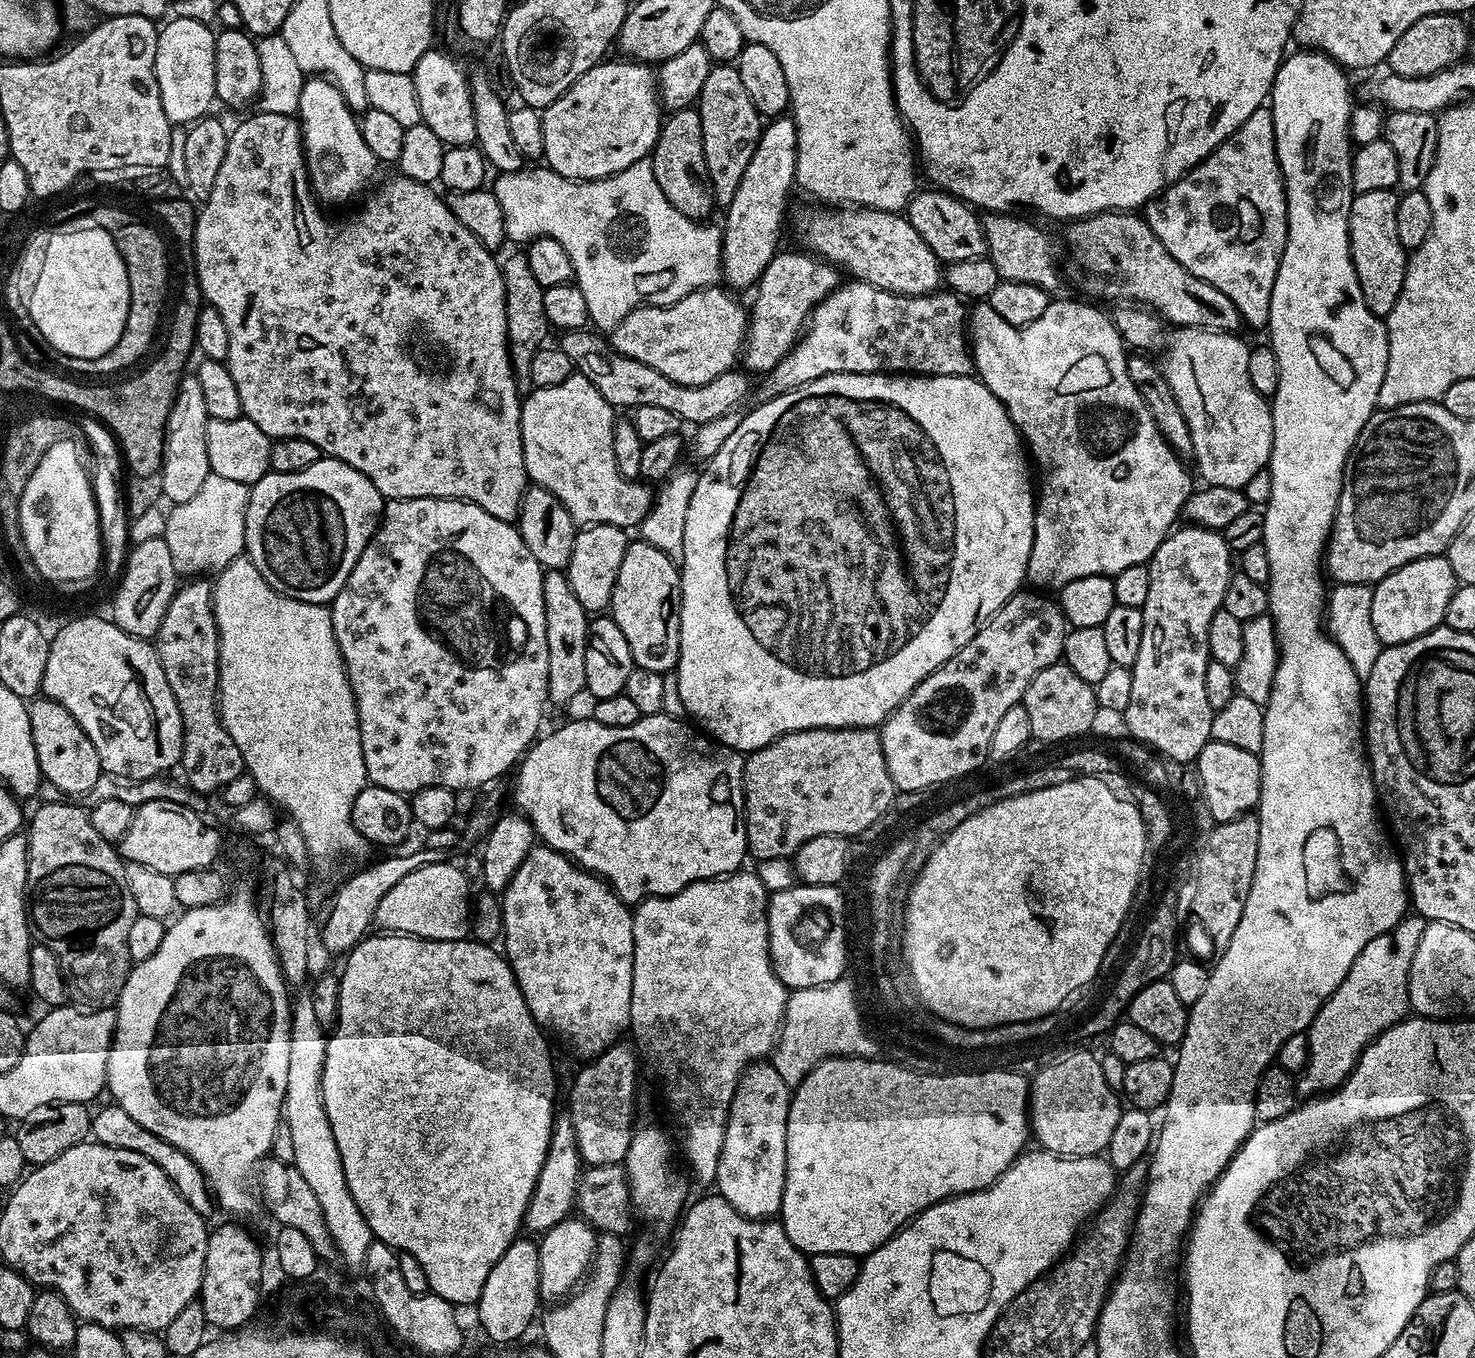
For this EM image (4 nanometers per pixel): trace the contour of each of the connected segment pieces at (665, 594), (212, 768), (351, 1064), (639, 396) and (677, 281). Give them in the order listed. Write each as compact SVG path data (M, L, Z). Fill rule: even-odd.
M641 539L629 543L622 558L622 566L618 566L610 615L618 630L626 634L626 643L630 645L630 654L635 667L665 674L675 669L680 657L680 568L674 562L670 562L670 558L662 554L662 550L650 546Z
M204 578L181 583L172 596L154 637L154 647L166 678L175 685L174 691L180 717L184 723L184 741L179 767L184 768L188 784L196 792L219 793L230 782L245 775L242 750L220 721L218 681L220 679L220 639L212 605L212 584Z
M399 934L369 935L360 941L351 952L347 953L344 972L339 973L340 997L338 998L338 1018L335 1028L331 1029L326 1046L326 1062L322 1066L322 1102L326 1110L326 1118L330 1122L330 1130L334 1130L334 1142L338 1146L338 1154L342 1158L342 1170L346 1174L346 1186L350 1186L350 1194L354 1194L354 1202L358 1202L358 1210L362 1210L362 1218L366 1218L366 1226L370 1226L373 1237L383 1244L388 1244L397 1253L405 1252L418 1258L422 1270L426 1270L428 1287L437 1292L448 1304L475 1305L482 1294L482 1286L486 1286L486 1278L490 1278L490 1270L494 1270L494 1262L506 1254L508 1247L518 1239L522 1232L524 1215L534 1192L534 1182L542 1170L542 1162L548 1153L552 1126L558 1119L556 1113L556 1068L552 1065L552 1052L548 1049L548 1040L543 1036L541 1025L532 1017L531 1010L526 1006L522 990L516 981L516 975L508 965L507 959L499 951L495 952L492 944L481 944L475 938L463 940L421 940L419 936L401 936Z
M583 328L564 332L561 340L558 340L558 346L564 351L566 358L570 358L573 369L586 377L594 390L598 390L598 394L602 394L602 398L606 398L606 402L613 409L631 410L638 406L659 406L670 410L670 414L674 414L685 425L699 426L714 418L722 418L722 414L727 412L737 411L741 407L739 404L748 396L749 377L743 371L723 372L718 374L718 378L702 386L686 386L666 378L666 374L654 370L654 366L646 366L646 362L626 358L626 354L622 354L612 345L611 339L604 337L603 340L599 335L603 336L599 331Z
M651 159L634 162L634 166L626 166L626 170L601 180L562 178L562 174L547 166L501 172L495 178L497 180L491 181L490 189L502 206L507 239L516 246L525 243L524 188L532 188L528 192L528 228L536 236L549 236L554 242L562 242L562 250L570 254L574 283L586 298L588 319L597 329L614 329L635 308L673 304L700 288L713 287L721 279L723 231L717 225L715 228L712 222L691 220L686 214L674 210L658 182L654 182Z

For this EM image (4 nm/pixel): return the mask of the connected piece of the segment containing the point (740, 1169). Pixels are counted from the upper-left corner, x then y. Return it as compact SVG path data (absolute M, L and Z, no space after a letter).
M771 1062L750 1064L740 1076L730 1102L726 1132L718 1158L715 1191L738 1214L752 1220L775 1217L786 1186L786 1122L792 1092Z

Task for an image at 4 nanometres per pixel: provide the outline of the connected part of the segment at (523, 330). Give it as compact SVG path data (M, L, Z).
M523 251L503 261L500 269L504 279L504 297L506 298L506 330L508 331L508 357L512 360L512 372L516 375L516 386L521 390L532 388L530 378L530 362L534 362L534 354L545 347L548 336L549 322L546 318L546 306L542 306L544 289L538 286L534 274L530 271L530 262Z

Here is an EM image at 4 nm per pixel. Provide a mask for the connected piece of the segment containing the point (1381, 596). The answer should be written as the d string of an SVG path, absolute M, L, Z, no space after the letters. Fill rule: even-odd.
M1447 555L1418 558L1389 576L1384 576L1372 588L1370 618L1374 618L1374 630L1381 645L1405 644L1444 624L1446 606L1455 594L1458 581L1450 570Z

